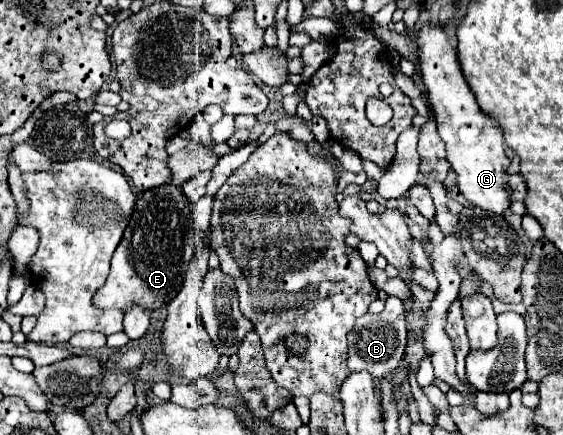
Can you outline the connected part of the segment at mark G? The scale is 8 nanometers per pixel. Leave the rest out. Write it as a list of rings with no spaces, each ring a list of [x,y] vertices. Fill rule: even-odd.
[[[423,25],[423,29],[419,31],[419,37],[417,37],[417,43],[419,43],[419,59],[421,59],[421,75],[423,75],[423,83],[427,85],[427,95],[429,95],[429,103],[435,111],[435,119],[439,123],[439,137],[445,141],[445,149],[447,149],[447,161],[451,163],[453,171],[459,175],[459,191],[463,191],[465,199],[475,205],[475,207],[481,207],[483,211],[489,211],[489,213],[497,213],[497,215],[505,215],[511,207],[511,189],[507,187],[507,181],[509,181],[509,165],[511,161],[507,159],[505,155],[505,143],[503,143],[503,135],[497,127],[497,123],[493,119],[489,119],[477,105],[475,101],[475,95],[473,91],[469,89],[465,77],[463,77],[463,71],[461,71],[461,65],[457,61],[457,51],[453,47],[453,43],[449,41],[447,33],[443,31],[443,27],[439,25]]]

